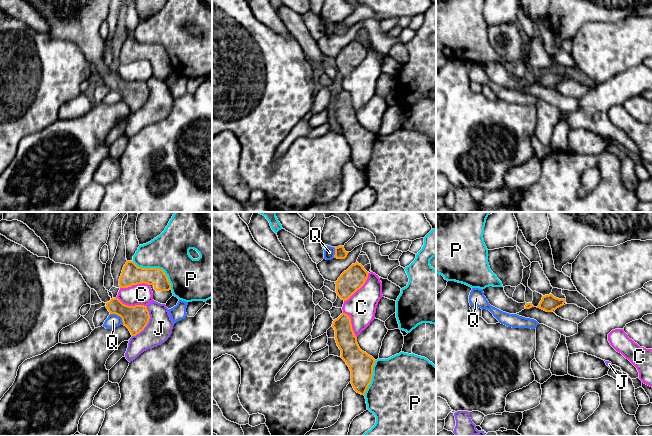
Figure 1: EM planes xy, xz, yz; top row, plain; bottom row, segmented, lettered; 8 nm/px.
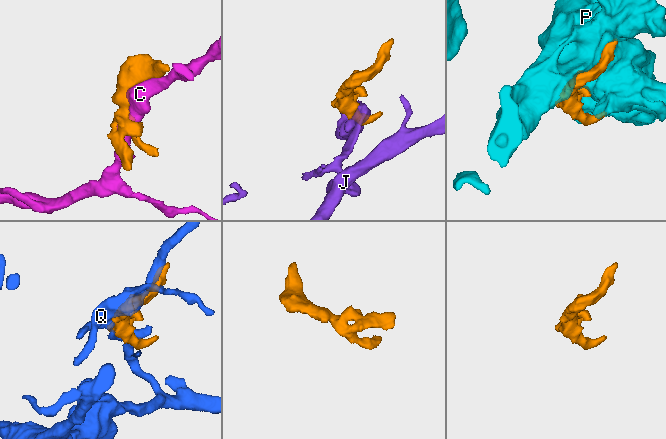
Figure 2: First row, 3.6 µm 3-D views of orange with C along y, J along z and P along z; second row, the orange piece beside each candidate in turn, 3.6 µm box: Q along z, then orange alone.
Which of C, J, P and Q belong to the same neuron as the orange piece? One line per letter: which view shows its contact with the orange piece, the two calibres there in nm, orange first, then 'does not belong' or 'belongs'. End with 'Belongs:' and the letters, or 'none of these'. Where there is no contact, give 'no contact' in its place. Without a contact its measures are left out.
C: meets orange in xz; 190 nm thick on the orange side, 240 nm on the other; does not belong
J: meets orange in xy; 200 nm thick on the orange side, 200 nm on the other; does not belong
P: meets orange in xy; 160 nm thick on the orange side, 320 nm on the other; does not belong
Q: meets orange in xy; 200 nm thick on the orange side, 110 nm on the other; does not belong
Belongs: none of these

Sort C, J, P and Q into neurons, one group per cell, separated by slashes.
C / J / P / Q

